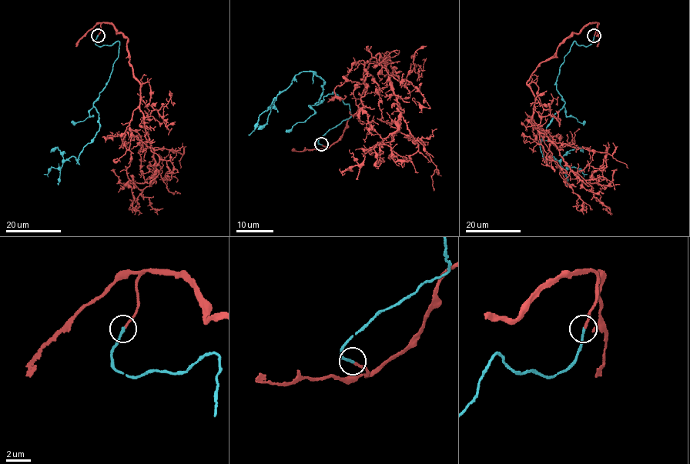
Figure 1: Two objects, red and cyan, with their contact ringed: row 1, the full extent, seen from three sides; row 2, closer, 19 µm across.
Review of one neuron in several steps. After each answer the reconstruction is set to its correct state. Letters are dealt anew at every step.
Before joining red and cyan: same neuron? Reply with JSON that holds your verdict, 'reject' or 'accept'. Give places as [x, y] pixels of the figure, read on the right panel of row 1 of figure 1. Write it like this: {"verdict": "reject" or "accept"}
{"verdict": "accept"}

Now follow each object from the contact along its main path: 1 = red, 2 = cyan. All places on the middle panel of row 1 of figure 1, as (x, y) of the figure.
1: (321, 145), (337, 140), (362, 107), (363, 72), (380, 55), (397, 96), (398, 128), (345, 173)
2: (321, 144), (350, 118), (350, 105), (334, 92), (316, 105), (323, 81), (311, 71), (293, 78), (249, 135)

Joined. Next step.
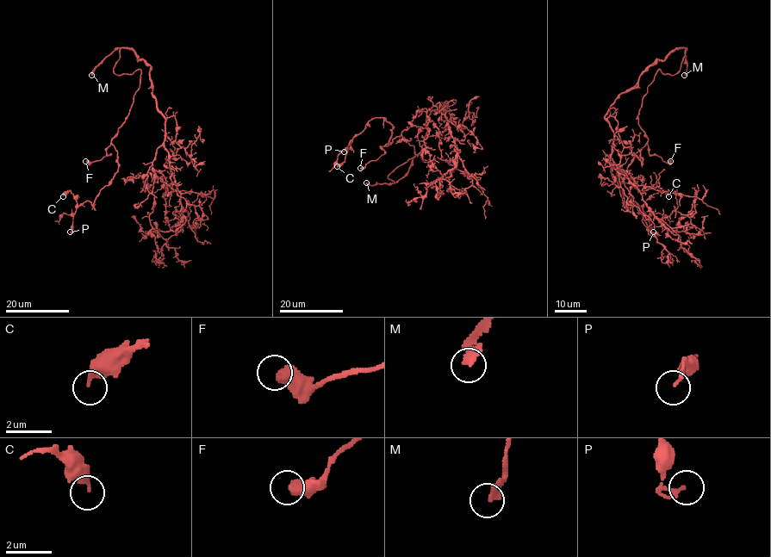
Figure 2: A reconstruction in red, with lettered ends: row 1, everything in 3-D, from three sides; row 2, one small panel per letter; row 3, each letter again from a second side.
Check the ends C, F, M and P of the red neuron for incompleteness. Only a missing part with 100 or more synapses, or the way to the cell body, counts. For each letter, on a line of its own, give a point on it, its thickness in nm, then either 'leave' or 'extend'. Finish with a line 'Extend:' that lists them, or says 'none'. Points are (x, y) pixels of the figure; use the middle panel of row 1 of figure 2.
C: (337, 166) | 320 nm | leave
F: (360, 168) | 550 nm | leave
M: (366, 182) | 220 nm | extend
P: (344, 151) | 90 nm | leave
Extend: M

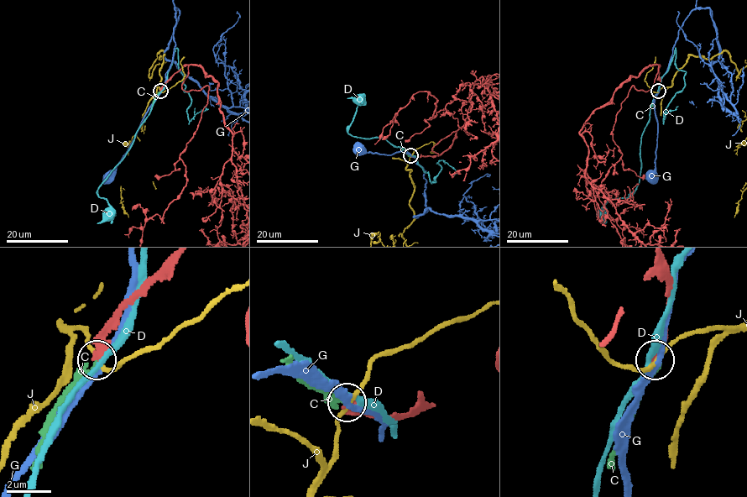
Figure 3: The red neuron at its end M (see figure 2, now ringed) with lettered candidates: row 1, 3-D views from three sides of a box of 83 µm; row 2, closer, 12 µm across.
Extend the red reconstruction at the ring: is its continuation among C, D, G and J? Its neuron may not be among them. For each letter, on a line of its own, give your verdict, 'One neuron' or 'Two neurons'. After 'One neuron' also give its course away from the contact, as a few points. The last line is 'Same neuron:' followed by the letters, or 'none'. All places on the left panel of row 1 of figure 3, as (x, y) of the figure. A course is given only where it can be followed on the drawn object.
C: One neuron. Its course: (160, 91), (151, 107)
D: Two neurons
G: Two neurons
J: Two neurons
Same neuron: C

